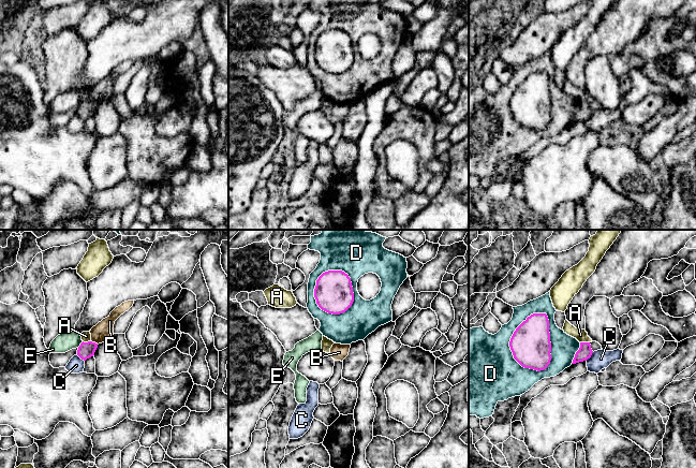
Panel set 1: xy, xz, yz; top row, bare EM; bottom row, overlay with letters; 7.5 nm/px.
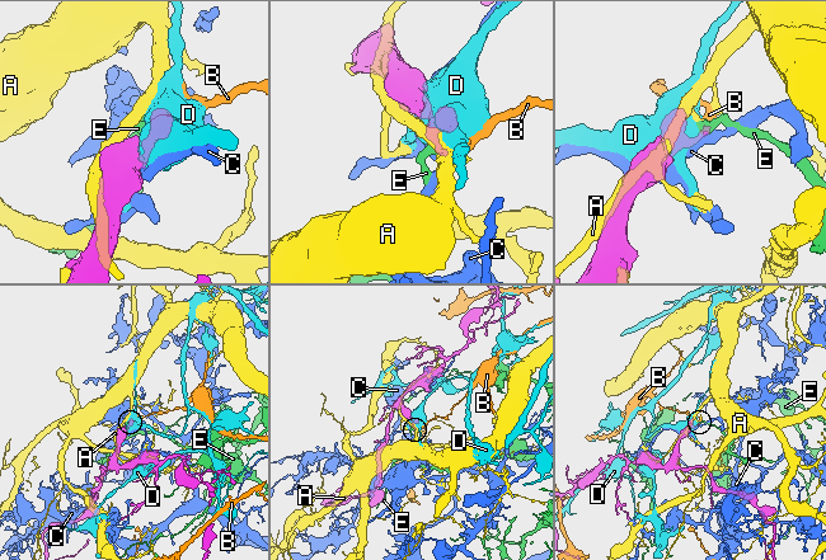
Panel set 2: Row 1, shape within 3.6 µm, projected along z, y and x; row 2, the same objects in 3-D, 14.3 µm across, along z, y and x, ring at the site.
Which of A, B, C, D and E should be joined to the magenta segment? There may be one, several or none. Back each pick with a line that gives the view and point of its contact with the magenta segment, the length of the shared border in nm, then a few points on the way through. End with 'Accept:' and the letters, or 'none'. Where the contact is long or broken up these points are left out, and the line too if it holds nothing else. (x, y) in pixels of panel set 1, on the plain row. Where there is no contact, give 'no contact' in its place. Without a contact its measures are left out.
Accept: none

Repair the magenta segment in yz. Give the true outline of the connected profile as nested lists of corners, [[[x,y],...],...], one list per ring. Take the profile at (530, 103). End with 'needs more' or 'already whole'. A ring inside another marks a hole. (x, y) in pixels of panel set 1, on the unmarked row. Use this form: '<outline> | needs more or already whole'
[[[533,73],[514,91],[509,106],[514,118],[524,128],[544,130],[551,120],[549,79],[546,73]]] | already whole

